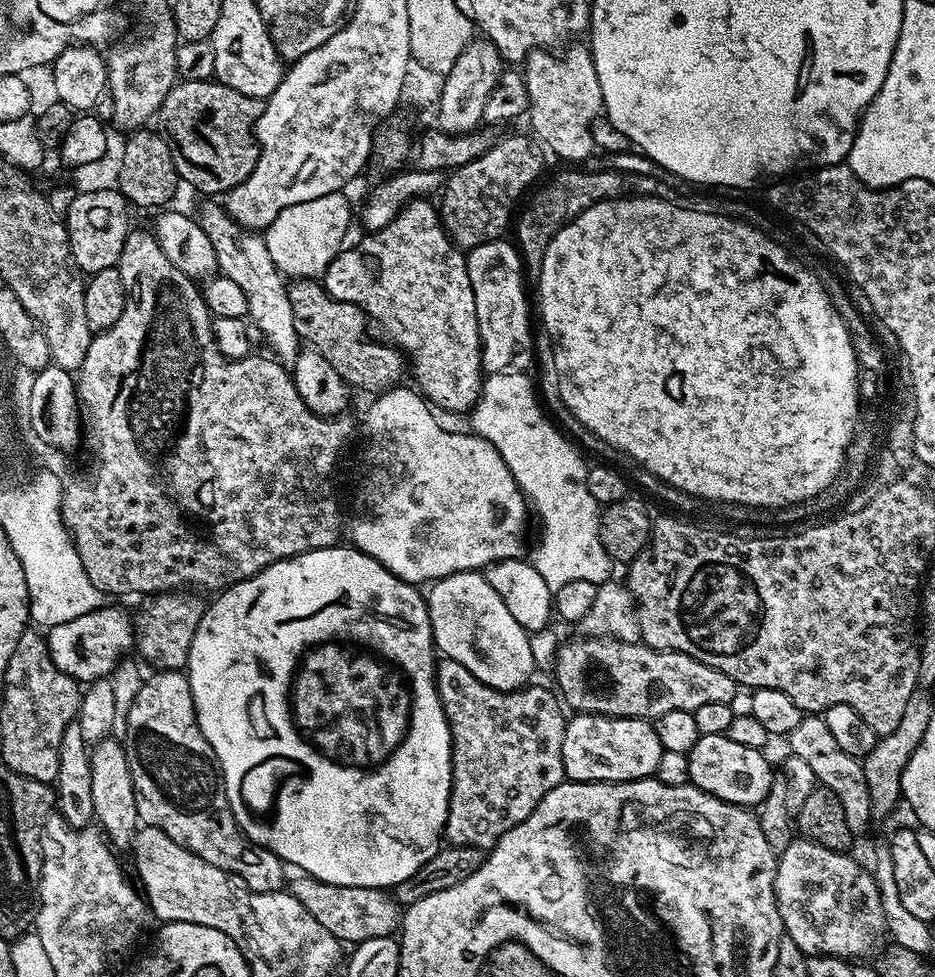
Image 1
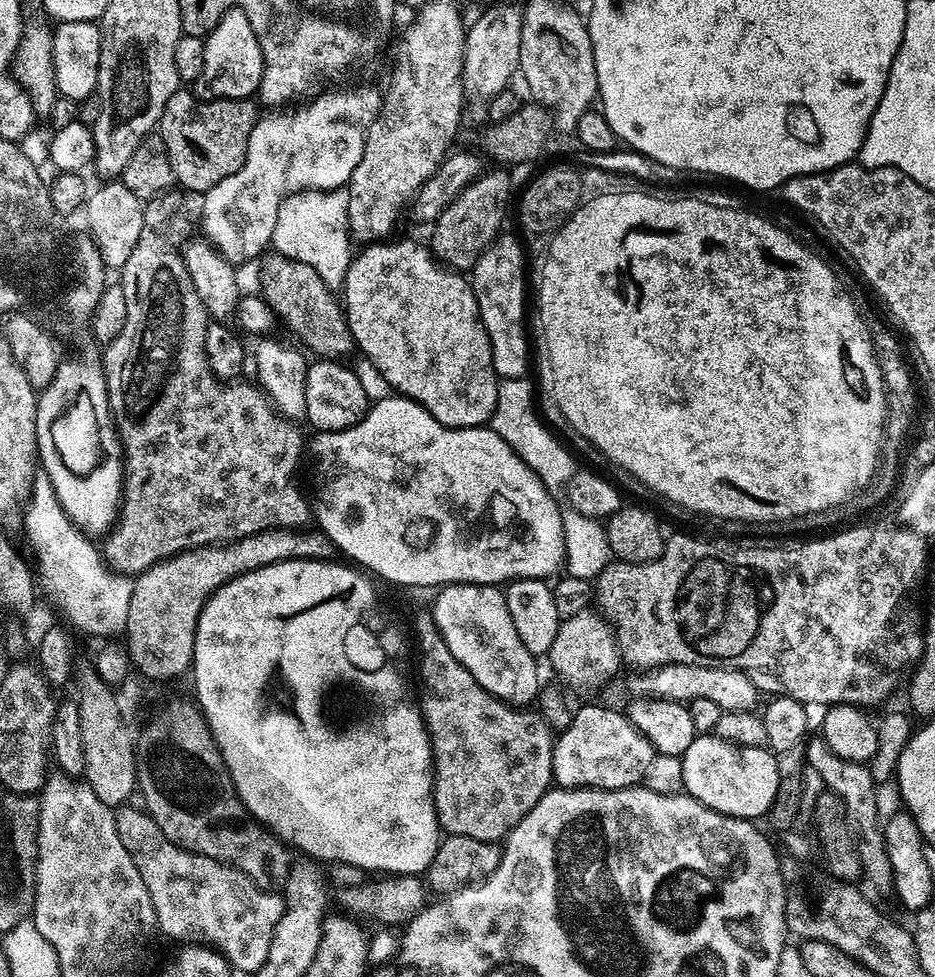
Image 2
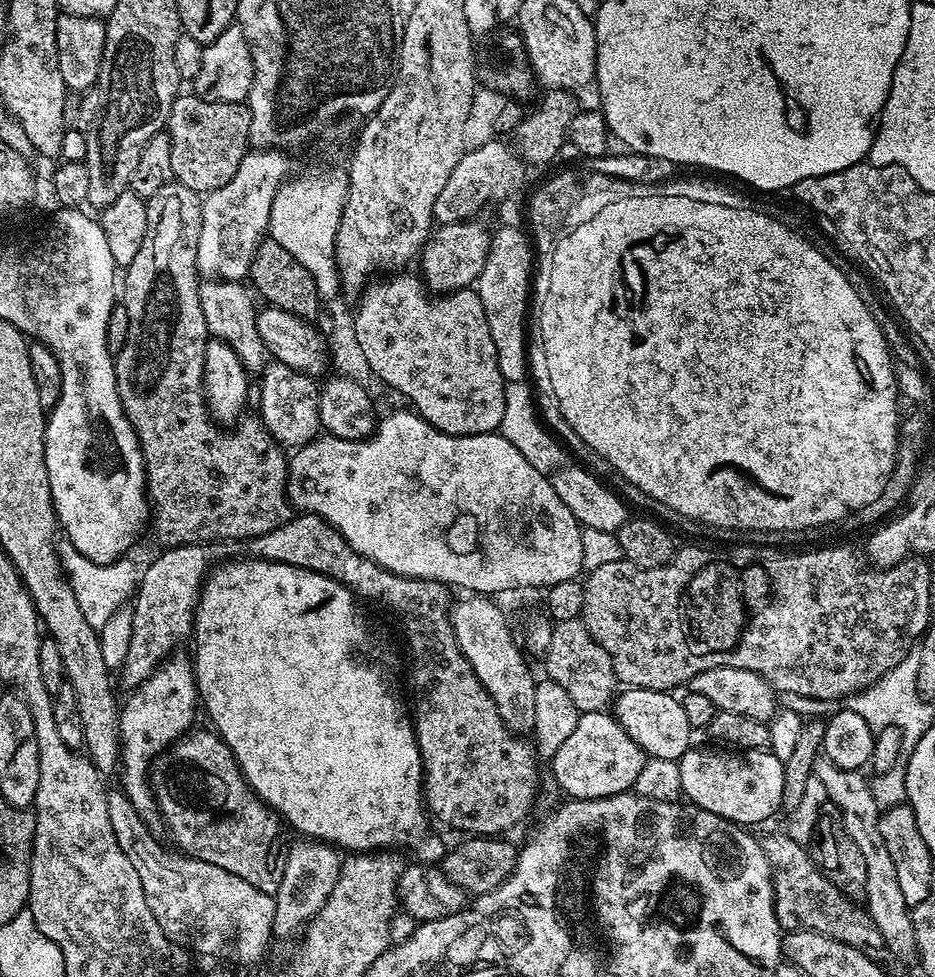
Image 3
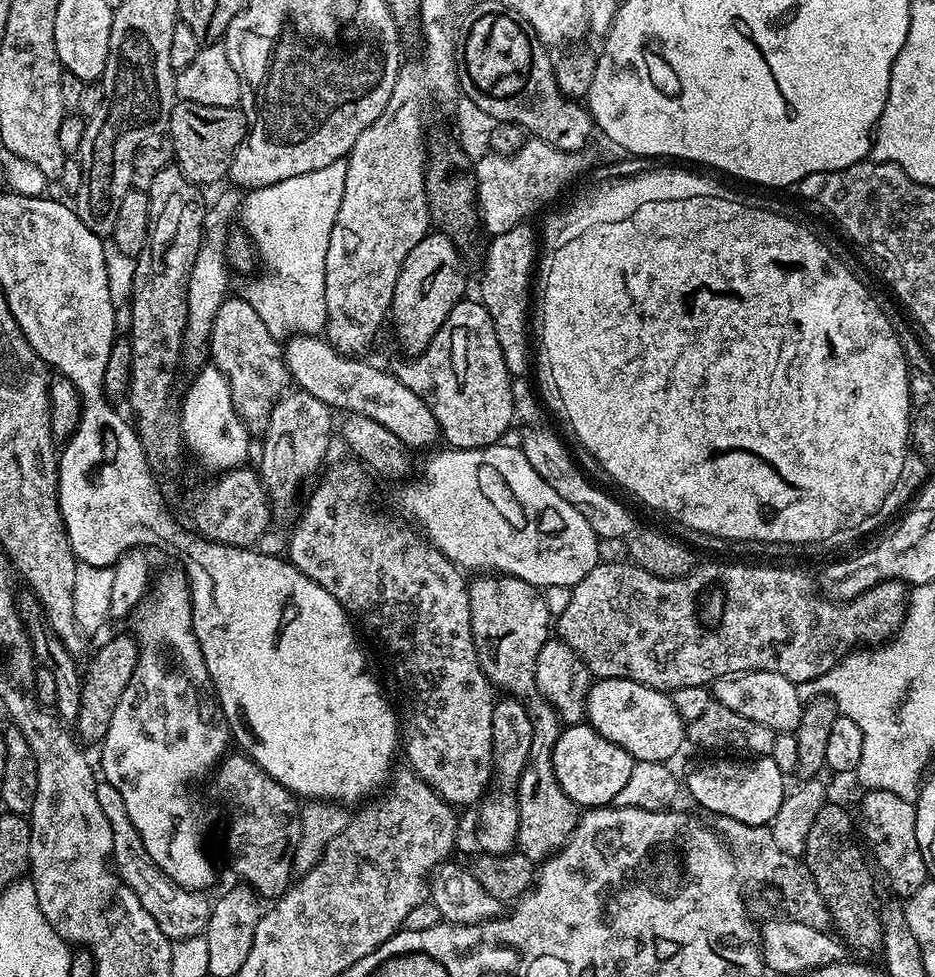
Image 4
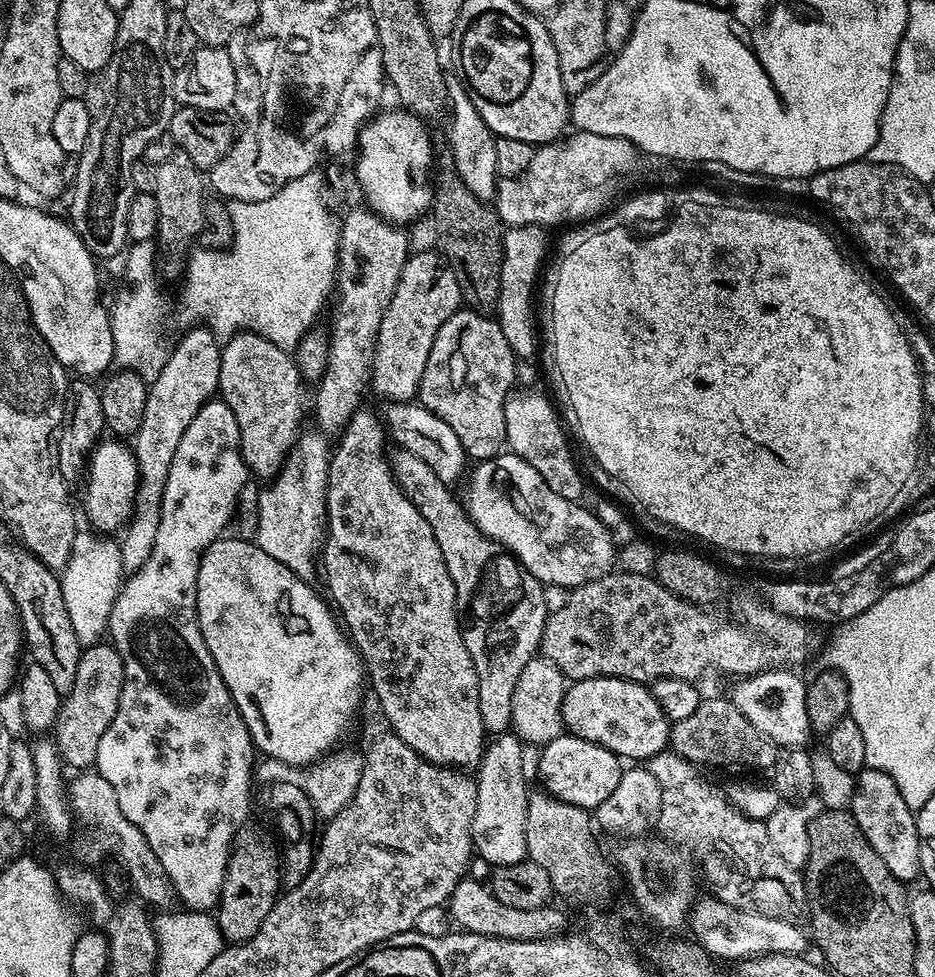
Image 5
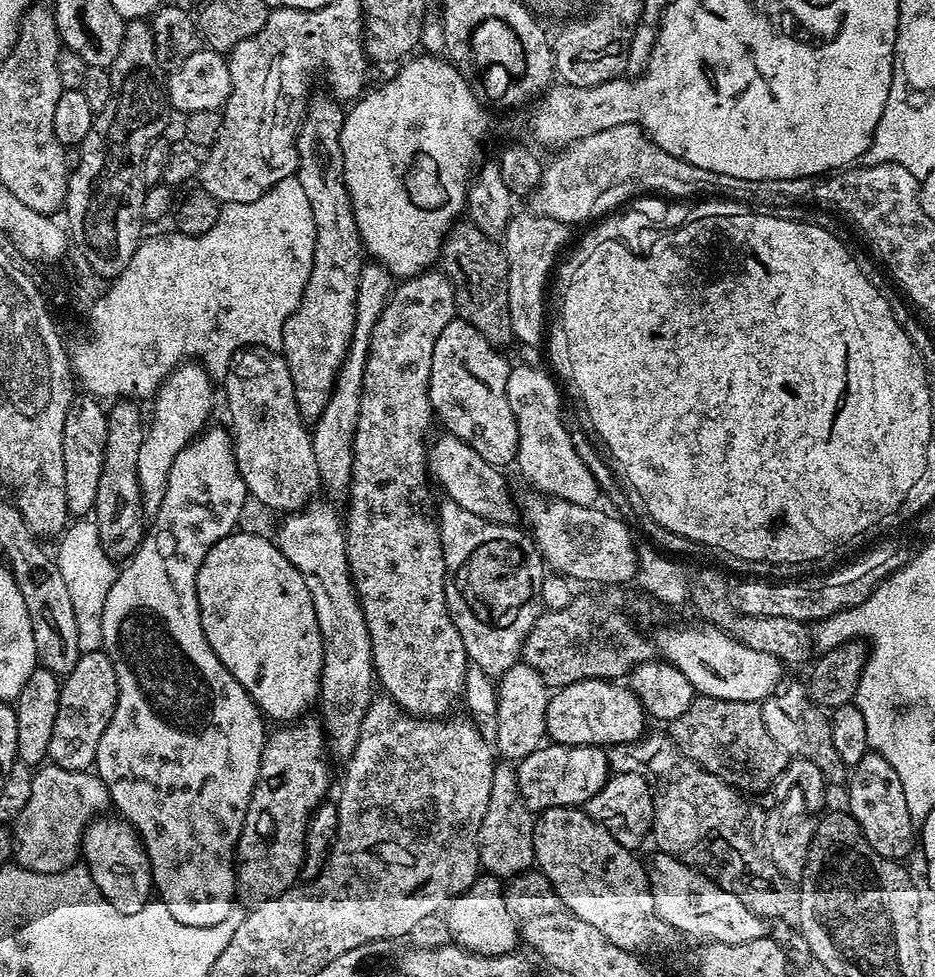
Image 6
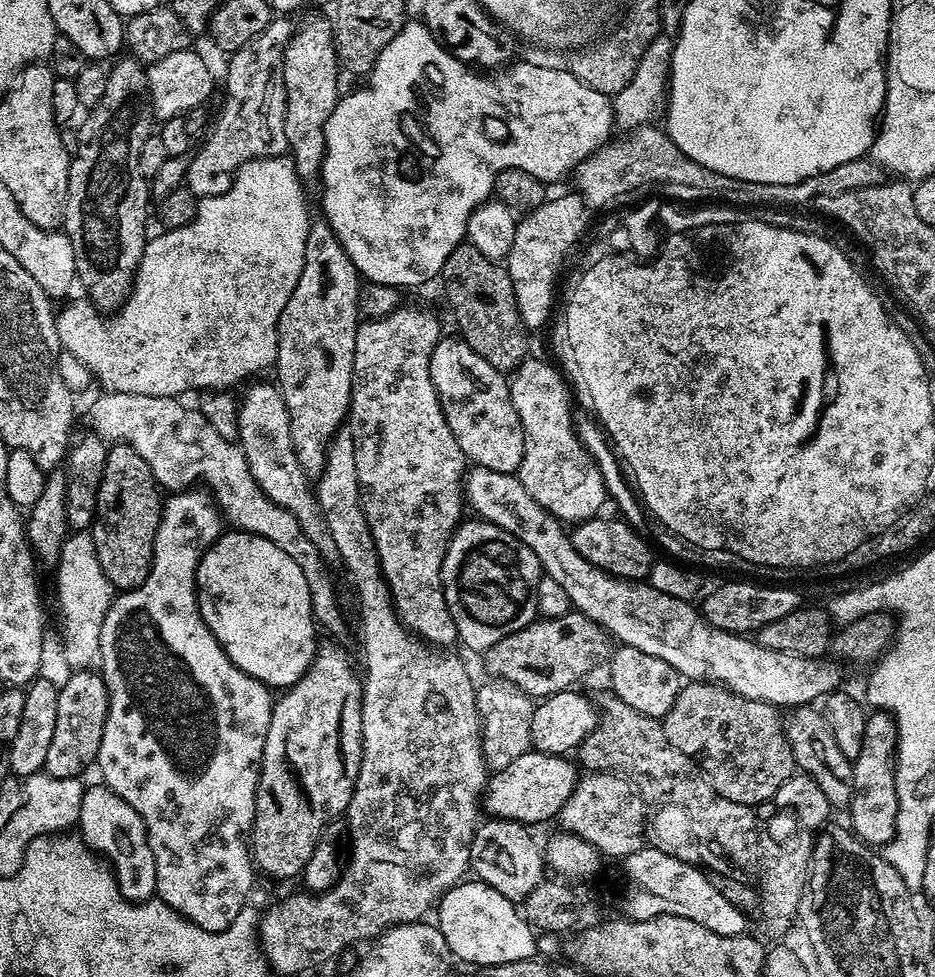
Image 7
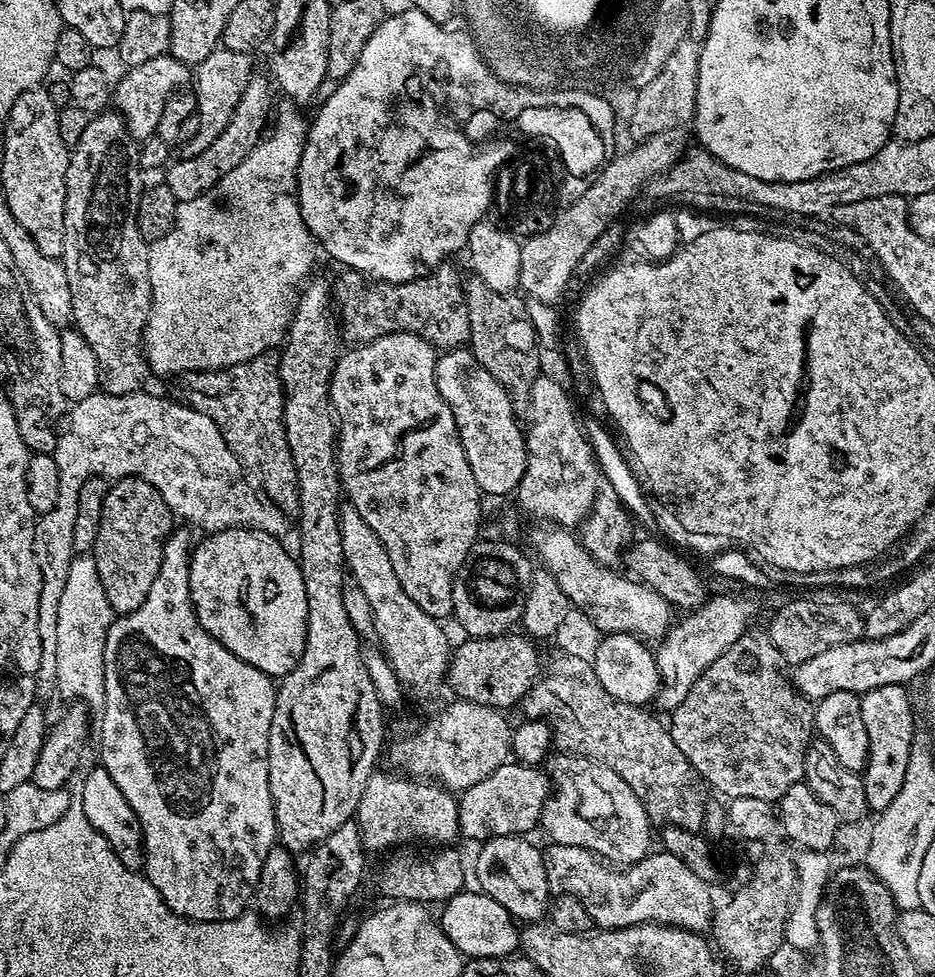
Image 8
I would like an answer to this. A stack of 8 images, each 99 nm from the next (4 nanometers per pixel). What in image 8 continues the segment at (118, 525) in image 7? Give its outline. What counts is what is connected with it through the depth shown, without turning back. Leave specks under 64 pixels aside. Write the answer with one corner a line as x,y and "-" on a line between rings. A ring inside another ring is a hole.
122,476
109,487
106,502
102,502
100,529
90,552
96,558
106,602
110,602
116,616
138,610
146,602
146,594
150,594
150,586
154,586
162,566
164,547
174,531
172,520
170,506
150,482
137,476

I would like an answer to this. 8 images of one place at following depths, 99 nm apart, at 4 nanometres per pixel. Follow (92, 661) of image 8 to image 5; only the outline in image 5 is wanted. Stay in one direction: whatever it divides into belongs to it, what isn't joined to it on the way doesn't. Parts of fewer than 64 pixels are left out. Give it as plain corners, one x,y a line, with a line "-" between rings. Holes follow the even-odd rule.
77,531
72,543
72,556
62,569
60,578
62,598
66,598
66,614
70,616
70,626
74,627
74,634
82,646
99,644
105,639
110,610
126,576
119,543
115,539
88,532

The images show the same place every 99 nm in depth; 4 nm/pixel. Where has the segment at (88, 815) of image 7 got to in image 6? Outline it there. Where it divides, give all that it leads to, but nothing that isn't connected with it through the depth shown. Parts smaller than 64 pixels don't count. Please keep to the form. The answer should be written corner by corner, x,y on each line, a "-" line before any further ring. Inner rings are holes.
98,818
88,825
81,844
84,867
99,892
120,914
133,916
148,907
154,889
152,867
144,843
135,828
120,818

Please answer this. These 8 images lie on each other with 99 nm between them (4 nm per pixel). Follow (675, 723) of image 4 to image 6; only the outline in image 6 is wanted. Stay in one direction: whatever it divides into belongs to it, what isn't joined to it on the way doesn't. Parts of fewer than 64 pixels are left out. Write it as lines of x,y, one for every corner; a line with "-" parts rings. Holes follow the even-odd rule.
583,680
557,688
549,695
546,710
547,739
553,744
615,746
645,735
646,713
631,687
611,680

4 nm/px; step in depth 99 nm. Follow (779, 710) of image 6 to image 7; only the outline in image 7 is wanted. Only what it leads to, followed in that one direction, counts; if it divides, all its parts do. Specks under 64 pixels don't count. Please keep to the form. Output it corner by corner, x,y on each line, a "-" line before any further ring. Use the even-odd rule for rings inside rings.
797,706
791,709
786,716
784,733
790,742
797,769
818,782
818,787
822,789
822,794
826,794
833,809
847,809
852,802
854,786
852,761
846,758
846,754
842,754
842,750
838,750
838,742
834,742
834,734
830,734
830,726
823,711
816,706

